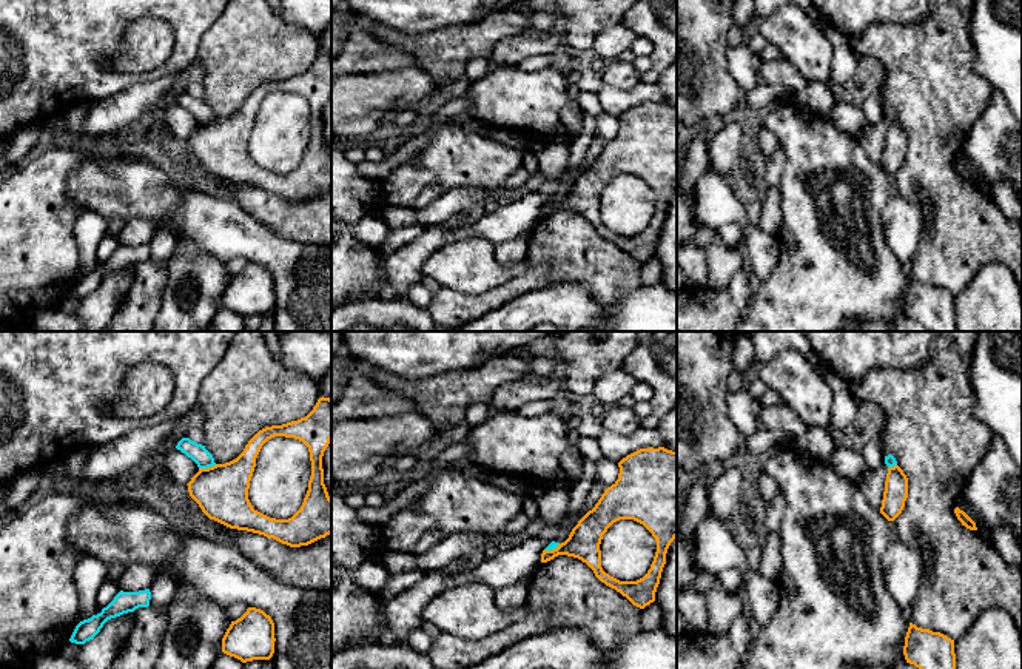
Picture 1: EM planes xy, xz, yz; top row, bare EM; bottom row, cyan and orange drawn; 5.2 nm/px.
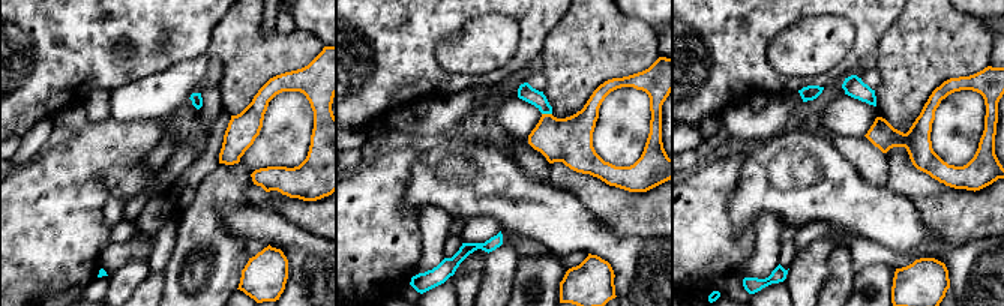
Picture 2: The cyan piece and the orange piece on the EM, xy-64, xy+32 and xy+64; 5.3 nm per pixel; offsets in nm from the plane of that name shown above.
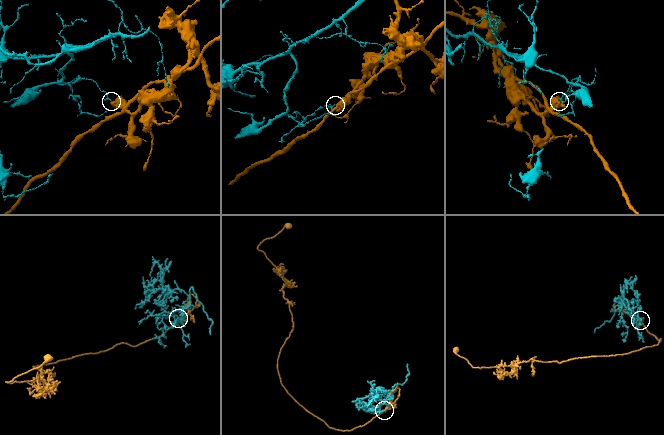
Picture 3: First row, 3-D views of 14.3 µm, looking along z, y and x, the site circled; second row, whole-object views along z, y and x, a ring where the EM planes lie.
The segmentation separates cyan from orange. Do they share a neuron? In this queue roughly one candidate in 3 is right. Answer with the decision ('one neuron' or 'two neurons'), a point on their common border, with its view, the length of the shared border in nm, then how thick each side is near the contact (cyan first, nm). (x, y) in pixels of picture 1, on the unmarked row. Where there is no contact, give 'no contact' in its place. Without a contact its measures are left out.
two neurons; meets cyan in xy at (207, 122); contact 100 nm long; 90 nm thick on the cyan side, 280 nm on the other

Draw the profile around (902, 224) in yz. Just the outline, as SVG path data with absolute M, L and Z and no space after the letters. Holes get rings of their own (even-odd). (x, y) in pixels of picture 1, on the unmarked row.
M889 196L882 210L885 239L902 264L913 257L922 240L922 217L916 205L903 196Z

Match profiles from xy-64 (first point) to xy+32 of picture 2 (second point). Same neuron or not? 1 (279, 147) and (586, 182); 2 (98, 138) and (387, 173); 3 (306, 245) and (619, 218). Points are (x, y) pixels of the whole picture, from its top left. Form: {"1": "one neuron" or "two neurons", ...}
{"1": "two neurons", "2": "one neuron", "3": "two neurons"}

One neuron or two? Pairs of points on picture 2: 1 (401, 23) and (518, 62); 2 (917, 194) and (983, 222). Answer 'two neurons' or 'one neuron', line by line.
1: one neuron
2: one neuron

